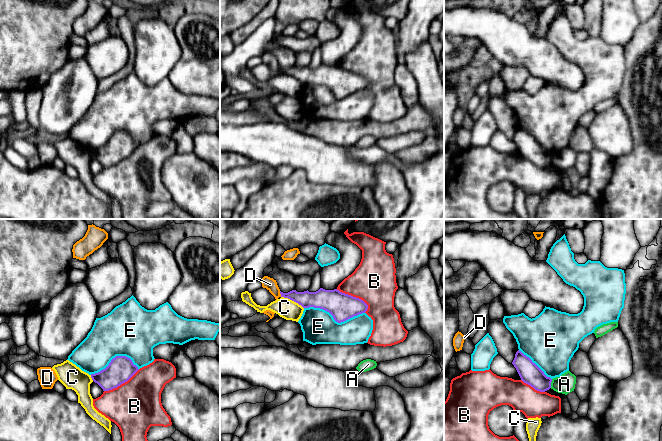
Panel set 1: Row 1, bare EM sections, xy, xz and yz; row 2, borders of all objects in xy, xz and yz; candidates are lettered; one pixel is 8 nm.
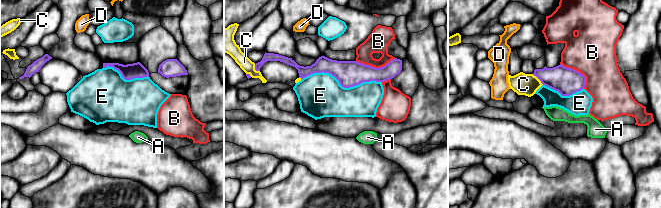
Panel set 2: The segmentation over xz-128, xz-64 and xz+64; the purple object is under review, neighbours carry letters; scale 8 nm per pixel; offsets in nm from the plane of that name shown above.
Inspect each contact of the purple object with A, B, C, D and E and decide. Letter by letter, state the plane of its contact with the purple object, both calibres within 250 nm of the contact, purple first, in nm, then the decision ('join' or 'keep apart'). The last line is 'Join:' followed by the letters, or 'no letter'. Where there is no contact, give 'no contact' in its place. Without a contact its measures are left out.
A: yz | 170/150 nm | keep apart
B: xz | 220/360 nm | keep apart
C: xz | 160/160 nm | keep apart
D: xz | 140/100 nm | keep apart
E: xz | 220/280 nm | keep apart
Join: no letter

